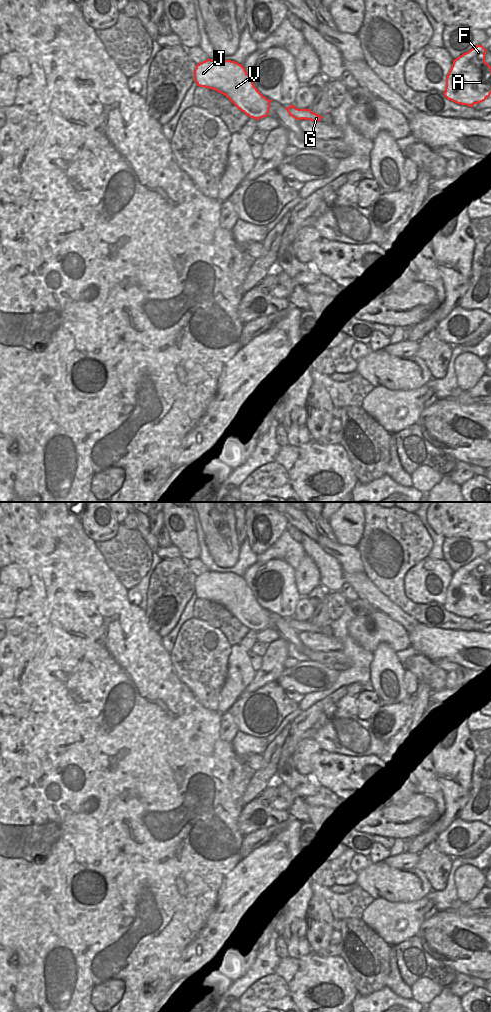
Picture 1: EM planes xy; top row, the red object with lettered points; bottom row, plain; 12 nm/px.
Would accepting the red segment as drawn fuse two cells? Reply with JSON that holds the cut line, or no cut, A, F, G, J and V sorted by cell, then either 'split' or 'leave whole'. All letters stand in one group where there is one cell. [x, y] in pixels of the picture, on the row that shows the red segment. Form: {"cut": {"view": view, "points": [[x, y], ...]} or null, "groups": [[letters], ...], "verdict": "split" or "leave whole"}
{"cut": null, "groups": [["A", "F", "G", "J", "V"]], "verdict": "leave whole"}

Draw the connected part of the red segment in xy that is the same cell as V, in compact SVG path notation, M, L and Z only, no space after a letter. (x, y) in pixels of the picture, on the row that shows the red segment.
M207 59L196 65L194 81L199 87L225 95L250 118L259 120L268 116L273 100L257 90L242 64L231 60Z

